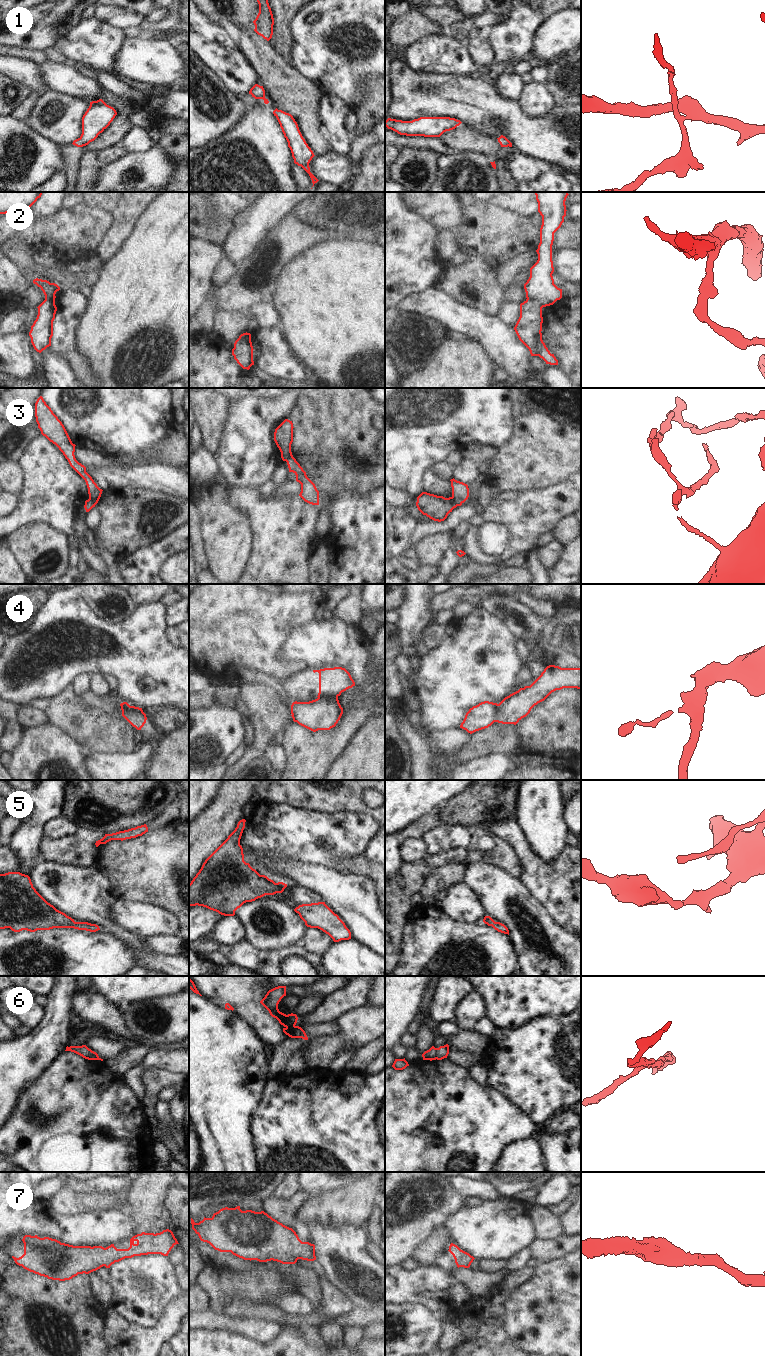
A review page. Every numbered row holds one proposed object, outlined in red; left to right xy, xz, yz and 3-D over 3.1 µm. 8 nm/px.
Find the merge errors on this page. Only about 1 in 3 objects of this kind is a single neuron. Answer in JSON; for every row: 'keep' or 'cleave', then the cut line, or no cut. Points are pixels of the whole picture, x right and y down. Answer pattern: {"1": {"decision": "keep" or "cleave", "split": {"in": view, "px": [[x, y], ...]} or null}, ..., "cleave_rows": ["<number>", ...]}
{"1": {"decision": "cleave", "split": {"in": "xy", "px": [[79, 138], [83, 145]]}}, "2": {"decision": "cleave", "split": {"in": "yz", "px": [[527, 298], [536, 301], [542, 307]]}}, "3": {"decision": "cleave", "split": {"in": "yz", "px": [[451, 497], [457, 505]]}}, "4": {"decision": "cleave", "split": {"in": "xz", "px": [[337, 696], [322, 696], [318, 698]]}}, "5": {"decision": "keep", "split": null}, "6": {"decision": "cleave", "split": {"in": "yz", "px": [[437, 1048], [437, 1056], [435, 1058]]}}, "7": {"decision": "keep", "split": null}, "cleave_rows": ["1", "2", "3", "4", "6"]}

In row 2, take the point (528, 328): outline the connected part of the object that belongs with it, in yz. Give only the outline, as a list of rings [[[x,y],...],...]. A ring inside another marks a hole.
[[[526,299],[520,304],[520,317],[514,327],[519,340],[529,349],[531,356],[539,356],[546,364],[558,365],[542,340],[542,306]]]

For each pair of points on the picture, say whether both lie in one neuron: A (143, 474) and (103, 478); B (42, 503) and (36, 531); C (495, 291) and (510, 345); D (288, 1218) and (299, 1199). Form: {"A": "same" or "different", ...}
{"A": "same", "B": "different", "C": "different", "D": "same"}

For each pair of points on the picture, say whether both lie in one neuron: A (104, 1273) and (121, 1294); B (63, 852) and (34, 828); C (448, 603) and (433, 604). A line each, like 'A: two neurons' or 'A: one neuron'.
A: two neurons
B: two neurons
C: one neuron

